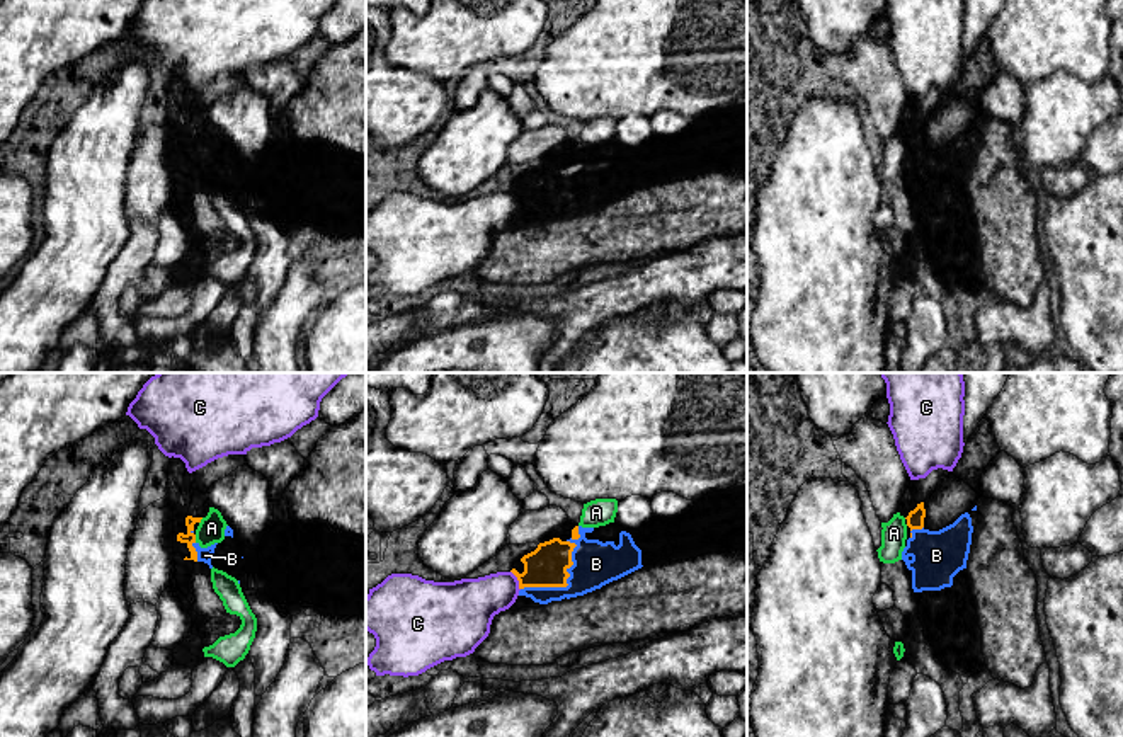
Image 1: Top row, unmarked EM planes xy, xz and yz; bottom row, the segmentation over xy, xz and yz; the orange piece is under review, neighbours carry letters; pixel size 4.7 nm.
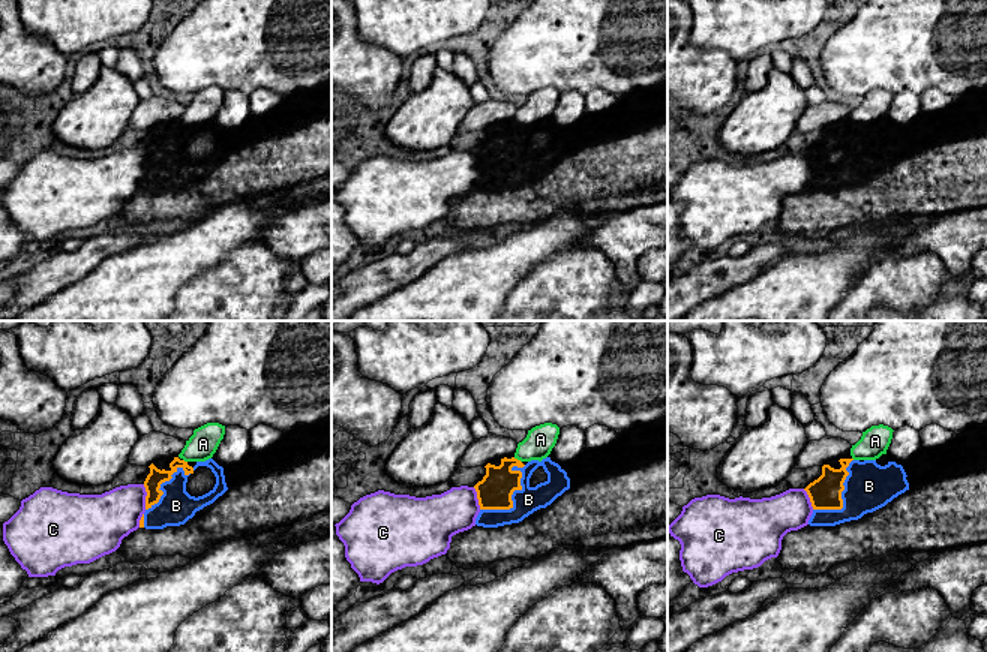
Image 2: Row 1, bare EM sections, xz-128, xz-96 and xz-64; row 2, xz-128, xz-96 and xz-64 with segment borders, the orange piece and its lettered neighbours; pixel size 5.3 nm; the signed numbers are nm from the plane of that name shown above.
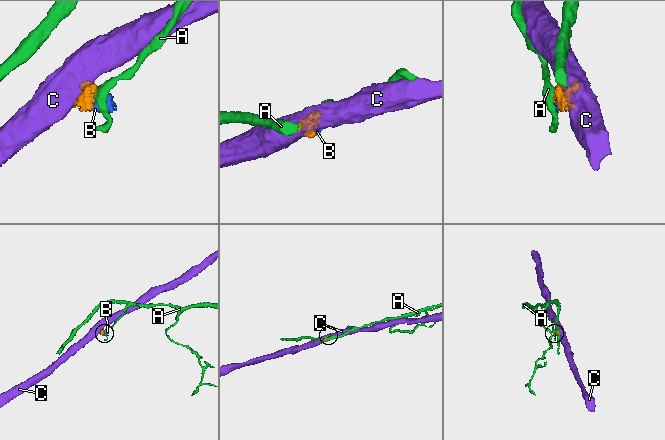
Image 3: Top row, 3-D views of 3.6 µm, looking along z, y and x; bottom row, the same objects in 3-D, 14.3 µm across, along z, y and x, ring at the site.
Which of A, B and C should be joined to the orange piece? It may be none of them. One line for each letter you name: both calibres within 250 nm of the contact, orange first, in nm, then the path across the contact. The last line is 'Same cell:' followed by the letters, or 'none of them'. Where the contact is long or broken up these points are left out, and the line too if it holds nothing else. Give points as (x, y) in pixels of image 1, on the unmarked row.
B: 190/220 nm
Same cell: B

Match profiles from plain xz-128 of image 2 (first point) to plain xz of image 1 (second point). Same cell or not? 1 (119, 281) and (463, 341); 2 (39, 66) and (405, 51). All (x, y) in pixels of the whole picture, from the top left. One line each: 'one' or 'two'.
1: one
2: two

